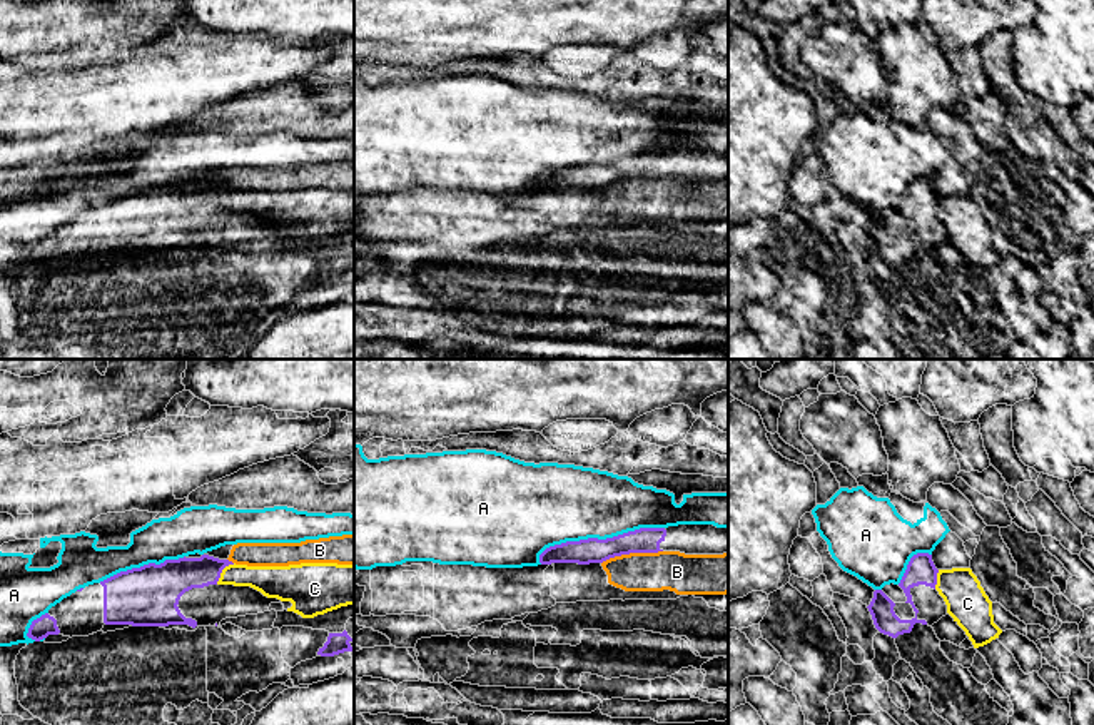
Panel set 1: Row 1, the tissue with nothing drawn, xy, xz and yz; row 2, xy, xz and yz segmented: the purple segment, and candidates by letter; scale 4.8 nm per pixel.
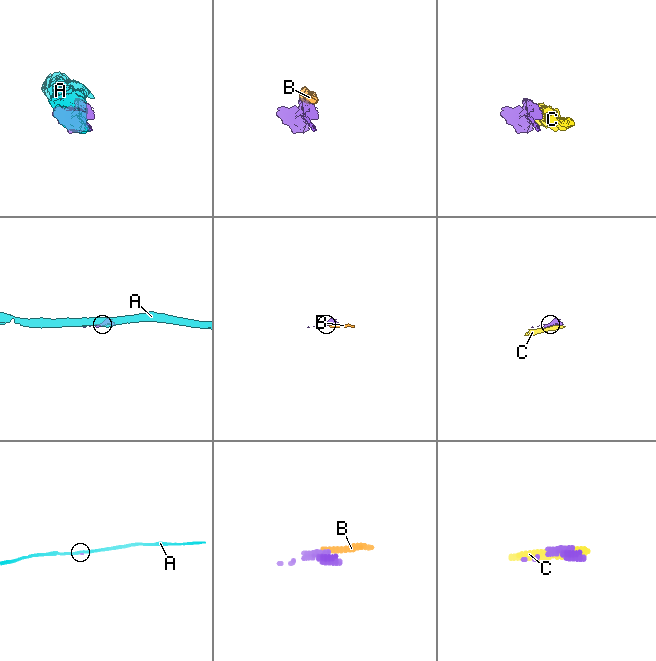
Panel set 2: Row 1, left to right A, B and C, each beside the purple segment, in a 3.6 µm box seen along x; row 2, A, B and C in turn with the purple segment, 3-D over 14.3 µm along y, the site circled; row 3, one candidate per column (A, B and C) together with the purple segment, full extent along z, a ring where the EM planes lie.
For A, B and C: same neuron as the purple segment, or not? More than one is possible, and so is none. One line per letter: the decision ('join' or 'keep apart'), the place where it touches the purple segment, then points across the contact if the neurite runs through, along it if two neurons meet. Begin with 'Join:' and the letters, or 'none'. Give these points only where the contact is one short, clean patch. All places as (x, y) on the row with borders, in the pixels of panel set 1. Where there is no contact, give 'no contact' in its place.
Join: none
A: keep apart; contact xz (597, 538)
B: keep apart; contact xz (632, 552); border xz (662, 550), (622, 553), (602, 563)
C: keep apart; contact xy (221, 572)

